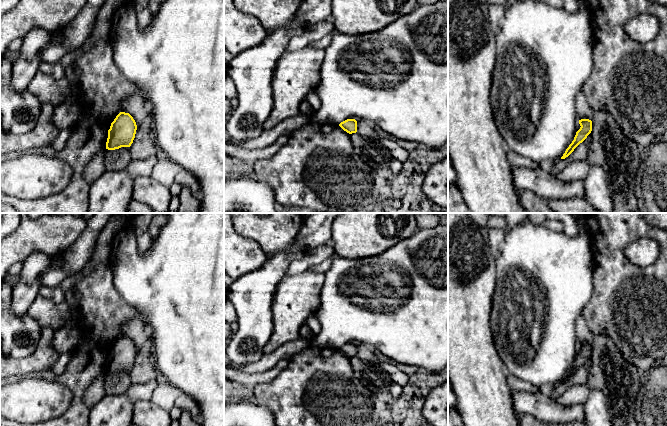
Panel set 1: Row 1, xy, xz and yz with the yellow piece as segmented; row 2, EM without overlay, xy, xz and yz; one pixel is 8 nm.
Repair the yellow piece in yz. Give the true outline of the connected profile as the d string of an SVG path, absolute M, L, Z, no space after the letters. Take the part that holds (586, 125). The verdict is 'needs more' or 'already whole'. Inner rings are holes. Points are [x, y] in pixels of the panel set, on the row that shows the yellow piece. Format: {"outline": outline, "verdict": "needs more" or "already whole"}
{"outline": "M581 119L579 120L579 124L581 126L580 129L576 132L574 140L569 145L569 147L566 149L561 159L565 159L566 157L568 157L574 151L574 149L580 143L582 143L587 138L587 136L591 133L592 131L592 121L591 120Z", "verdict": "already whole"}

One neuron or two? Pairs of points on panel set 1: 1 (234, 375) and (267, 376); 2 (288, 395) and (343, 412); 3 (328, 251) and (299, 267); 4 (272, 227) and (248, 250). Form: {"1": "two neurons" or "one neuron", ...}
{"1": "one neuron", "2": "one neuron", "3": "one neuron", "4": "two neurons"}

